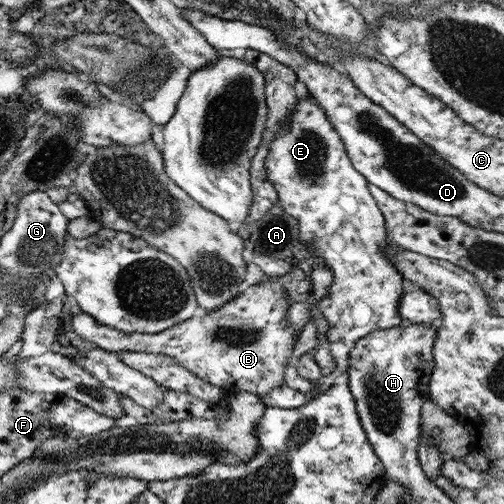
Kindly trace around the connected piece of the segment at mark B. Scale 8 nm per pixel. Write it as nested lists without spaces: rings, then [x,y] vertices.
[[[271,277],[267,281],[248,286],[244,294],[236,296],[232,301],[226,303],[214,312],[200,316],[200,318],[190,318],[178,326],[164,330],[157,334],[124,334],[120,330],[108,328],[98,324],[94,318],[82,312],[80,315],[72,317],[72,328],[85,341],[100,349],[118,353],[130,351],[134,353],[154,353],[172,357],[182,367],[188,369],[192,374],[201,378],[204,382],[219,386],[223,393],[223,400],[228,401],[231,395],[238,392],[249,392],[256,396],[264,396],[273,388],[285,384],[286,367],[295,365],[292,360],[292,351],[295,346],[294,328],[288,324],[288,303],[287,296],[283,292],[285,284],[281,283],[281,277]]]

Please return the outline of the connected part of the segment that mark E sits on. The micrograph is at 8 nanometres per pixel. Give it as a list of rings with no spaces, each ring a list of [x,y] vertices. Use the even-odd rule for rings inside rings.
[[[311,94],[307,99],[297,102],[291,120],[282,127],[282,131],[270,141],[270,150],[265,160],[267,177],[276,189],[284,212],[297,220],[302,243],[315,246],[317,257],[322,257],[329,266],[328,269],[333,272],[332,285],[317,306],[328,322],[328,350],[336,362],[336,369],[328,376],[316,380],[317,386],[311,392],[304,392],[312,400],[317,394],[330,390],[334,379],[348,369],[350,350],[357,340],[376,330],[388,330],[406,324],[400,317],[400,300],[409,283],[385,256],[388,244],[385,241],[385,215],[369,191],[369,182],[352,166],[340,135],[334,131],[325,112]]]

